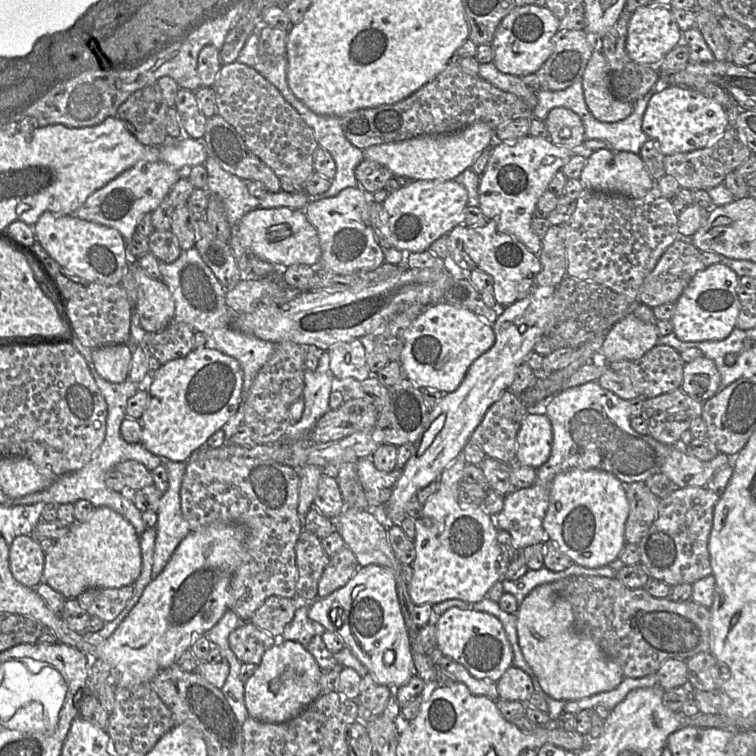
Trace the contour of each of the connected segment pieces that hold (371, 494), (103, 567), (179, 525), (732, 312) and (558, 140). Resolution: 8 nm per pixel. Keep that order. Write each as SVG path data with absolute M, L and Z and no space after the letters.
M372 457L360 458L356 462L356 466L359 479L370 506L367 510L370 510L382 525L385 527L390 526L384 507L385 504L381 503L379 492L384 488L393 489L401 477L403 469L395 468L391 472L380 471L374 465Z
M98 507L95 509L91 517L85 522L74 522L69 532L63 537L56 540L53 547L49 548L45 553L45 563L43 571L43 581L46 582L54 590L60 592L66 599L77 597L89 588L121 588L127 585L133 585L141 573L142 557L139 543L139 536L135 532L133 525L126 520L121 514L108 507Z
M164 460L163 464L168 475L168 488L163 493L156 512L152 580L162 572L179 543L191 531L189 523L183 517L180 501L180 487L186 461Z
M714 264L699 271L675 302L675 311L670 321L676 337L682 342L719 341L727 338L736 327L739 313L738 282L737 274L724 264Z
M553 108L545 124L549 132L549 140L557 146L574 148L584 142L583 122L575 112L568 108Z

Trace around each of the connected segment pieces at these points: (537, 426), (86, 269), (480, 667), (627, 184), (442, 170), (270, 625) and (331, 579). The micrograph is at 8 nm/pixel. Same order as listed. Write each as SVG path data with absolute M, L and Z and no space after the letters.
M528 413L516 437L516 461L539 468L551 454L553 429L545 414Z
M44 213L34 224L35 241L68 273L86 281L117 285L127 268L127 249L121 234L75 215Z
M451 607L433 620L437 635L436 647L445 657L463 665L473 677L497 682L512 665L513 651L497 617L474 609Z
M600 149L587 158L579 177L585 190L620 194L629 198L643 198L656 184L638 154L627 151Z
M483 121L460 131L443 135L423 135L402 142L373 145L363 150L364 157L387 167L395 176L412 180L455 180L496 140L496 128Z
M272 595L254 612L250 622L273 637L281 637L296 609L295 598Z
M345 545L330 557L318 584L318 598L324 598L346 585L359 567L354 553Z

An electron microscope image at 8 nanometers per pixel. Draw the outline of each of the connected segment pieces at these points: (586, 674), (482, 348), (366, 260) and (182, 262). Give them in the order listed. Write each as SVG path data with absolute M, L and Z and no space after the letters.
M551 583L536 586L520 604L517 636L526 662L542 690L555 700L574 701L615 689L625 677L599 645L576 626L571 604L558 595Z
M448 303L430 305L405 332L400 358L404 376L419 387L455 391L471 364L494 345L496 335L492 325L467 308Z
M347 187L333 197L309 201L301 210L315 227L321 246L321 268L336 274L348 275L369 271L385 262L384 251L378 244L370 223L369 204L373 193Z
M194 247L182 251L180 256L172 263L165 263L158 259L158 267L161 273L161 281L168 287L174 300L175 312L172 321L183 322L194 331L202 332L205 335L205 347L216 349L235 358L242 368L243 385L239 406L221 428L225 435L225 441L227 441L236 432L239 425L243 423L244 406L249 389L260 368L274 352L275 344L245 334L235 328L235 313L227 306L225 301L226 290Z

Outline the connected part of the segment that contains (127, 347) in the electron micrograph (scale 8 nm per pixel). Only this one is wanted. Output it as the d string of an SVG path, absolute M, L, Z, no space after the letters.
M131 343L99 346L92 350L92 360L97 373L110 383L128 379L131 363Z

